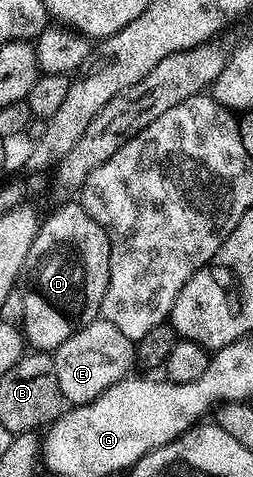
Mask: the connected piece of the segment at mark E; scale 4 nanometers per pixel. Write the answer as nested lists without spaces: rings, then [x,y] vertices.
[[[95,320],[82,326],[52,357],[56,364],[56,380],[60,380],[60,392],[64,392],[67,403],[81,404],[96,400],[105,390],[112,388],[120,379],[131,373],[130,365],[135,365],[135,343],[130,341],[120,328],[104,320]]]

